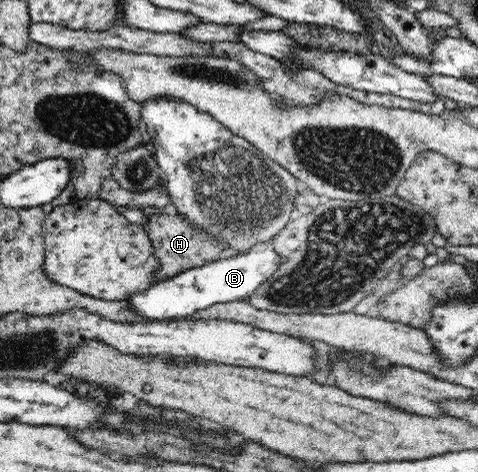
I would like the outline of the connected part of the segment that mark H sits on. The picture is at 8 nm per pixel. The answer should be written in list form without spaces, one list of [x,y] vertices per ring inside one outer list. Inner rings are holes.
[[[160,208],[159,213],[146,215],[148,225],[144,225],[146,234],[152,242],[152,250],[156,258],[160,260],[160,269],[156,273],[156,282],[168,279],[180,272],[202,267],[204,264],[222,259],[225,247],[219,241],[216,241],[207,235],[206,232],[194,228],[192,223],[186,221],[173,210]]]

